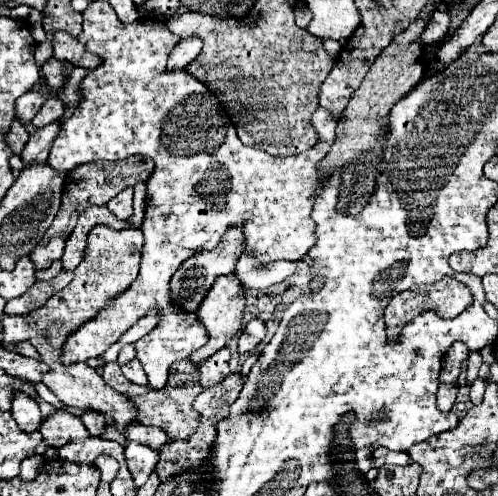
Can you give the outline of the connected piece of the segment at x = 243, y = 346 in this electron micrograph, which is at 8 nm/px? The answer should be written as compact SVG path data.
M252 319L240 333L240 339L238 339L238 351L240 353L250 353L254 351L254 347L264 339L266 335L266 327L264 327L264 321L260 319Z

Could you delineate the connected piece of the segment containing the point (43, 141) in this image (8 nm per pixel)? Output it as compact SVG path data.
M56 121L56 123L46 125L44 129L38 129L38 131L30 137L30 141L24 145L22 155L20 155L24 167L28 167L28 165L32 165L32 163L36 163L36 165L46 163L46 157L48 157L48 151L50 151L50 141L56 137L58 129L60 129L60 123Z

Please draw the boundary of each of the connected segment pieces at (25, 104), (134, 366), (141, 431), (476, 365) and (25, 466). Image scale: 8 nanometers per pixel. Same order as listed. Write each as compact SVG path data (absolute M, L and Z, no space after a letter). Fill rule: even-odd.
M28 91L26 95L16 99L16 117L20 123L30 123L34 119L34 115L38 113L38 109L44 103L44 95L36 93L36 91Z
M132 359L128 365L124 365L122 373L124 373L124 377L128 381L132 381L136 385L146 385L148 383L148 377L146 377L146 373L144 373L144 369L142 369L142 365L140 365L138 359Z
M132 423L132 427L124 429L124 435L126 435L126 441L136 441L136 443L142 443L142 445L156 449L156 451L166 441L170 441L166 437L166 433L162 433L158 427L144 427L142 423Z
M470 351L470 357L468 357L468 383L472 383L478 377L480 365L482 365L480 353L478 351Z
M34 455L34 457L28 457L26 461L22 461L22 469L20 469L20 477L22 479L30 479L30 477L36 477L38 475L38 469L42 465L44 457L42 455Z

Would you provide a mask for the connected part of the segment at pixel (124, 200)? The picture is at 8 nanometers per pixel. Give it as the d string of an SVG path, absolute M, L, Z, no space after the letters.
M132 189L120 191L114 199L106 203L106 207L118 217L118 219L128 219L132 215Z

